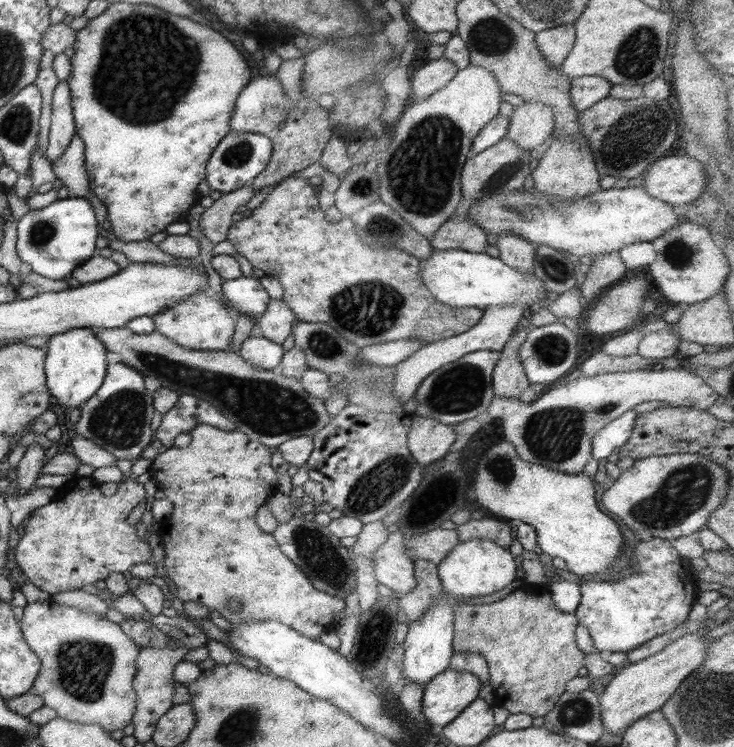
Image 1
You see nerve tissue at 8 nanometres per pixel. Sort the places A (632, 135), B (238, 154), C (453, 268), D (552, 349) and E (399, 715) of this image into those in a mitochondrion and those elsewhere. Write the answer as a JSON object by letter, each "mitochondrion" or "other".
{"A":"mitochondrion","B":"mitochondrion","C":"other","D":"mitochondrion","E":"other"}

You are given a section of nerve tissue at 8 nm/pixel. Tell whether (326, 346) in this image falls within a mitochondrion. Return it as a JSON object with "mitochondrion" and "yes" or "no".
{"mitochondrion":"yes"}

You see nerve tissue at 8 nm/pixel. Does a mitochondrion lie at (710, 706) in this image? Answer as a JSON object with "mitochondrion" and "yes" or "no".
{"mitochondrion":"yes"}

